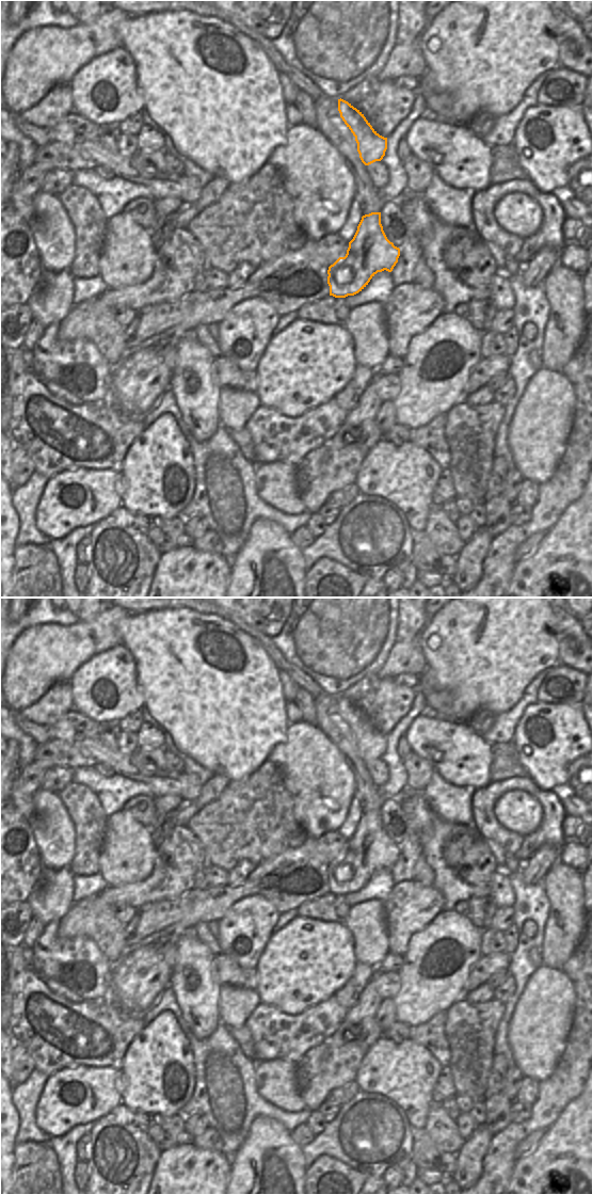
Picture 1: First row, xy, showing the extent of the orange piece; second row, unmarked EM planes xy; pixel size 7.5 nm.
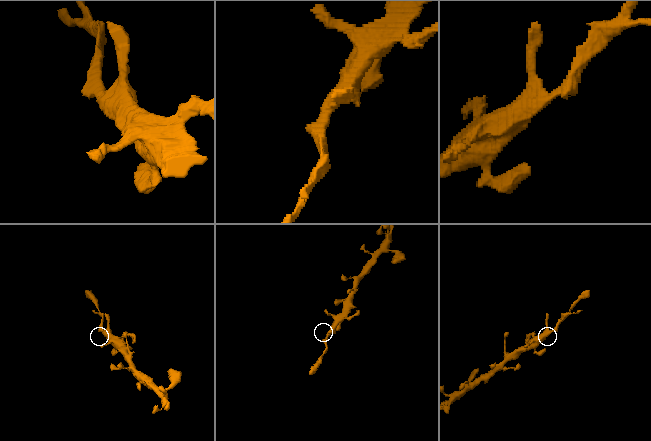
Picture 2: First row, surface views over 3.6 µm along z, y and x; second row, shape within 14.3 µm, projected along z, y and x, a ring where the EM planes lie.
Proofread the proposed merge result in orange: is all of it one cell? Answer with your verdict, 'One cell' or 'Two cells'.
Two cells.

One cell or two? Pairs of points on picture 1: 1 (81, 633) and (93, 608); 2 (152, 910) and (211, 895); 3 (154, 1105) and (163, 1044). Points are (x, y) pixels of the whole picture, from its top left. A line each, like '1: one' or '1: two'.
1: two
2: one
3: one

